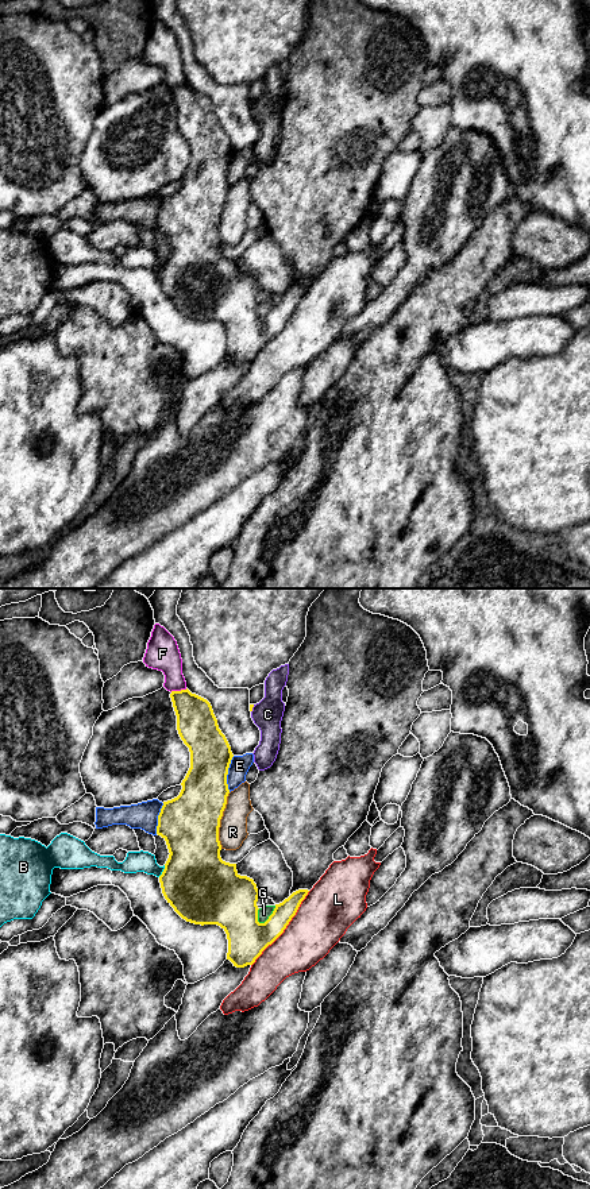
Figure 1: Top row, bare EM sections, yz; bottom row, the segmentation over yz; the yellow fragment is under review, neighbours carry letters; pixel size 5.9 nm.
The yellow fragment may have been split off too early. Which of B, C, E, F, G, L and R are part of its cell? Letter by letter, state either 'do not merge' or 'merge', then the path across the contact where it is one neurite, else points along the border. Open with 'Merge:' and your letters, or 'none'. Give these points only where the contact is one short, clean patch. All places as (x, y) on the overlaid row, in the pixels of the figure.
Merge: none
B: do not merge
C: do not merge
E: do not merge
F: do not merge
G: do not merge
L: do not merge
R: do not merge

